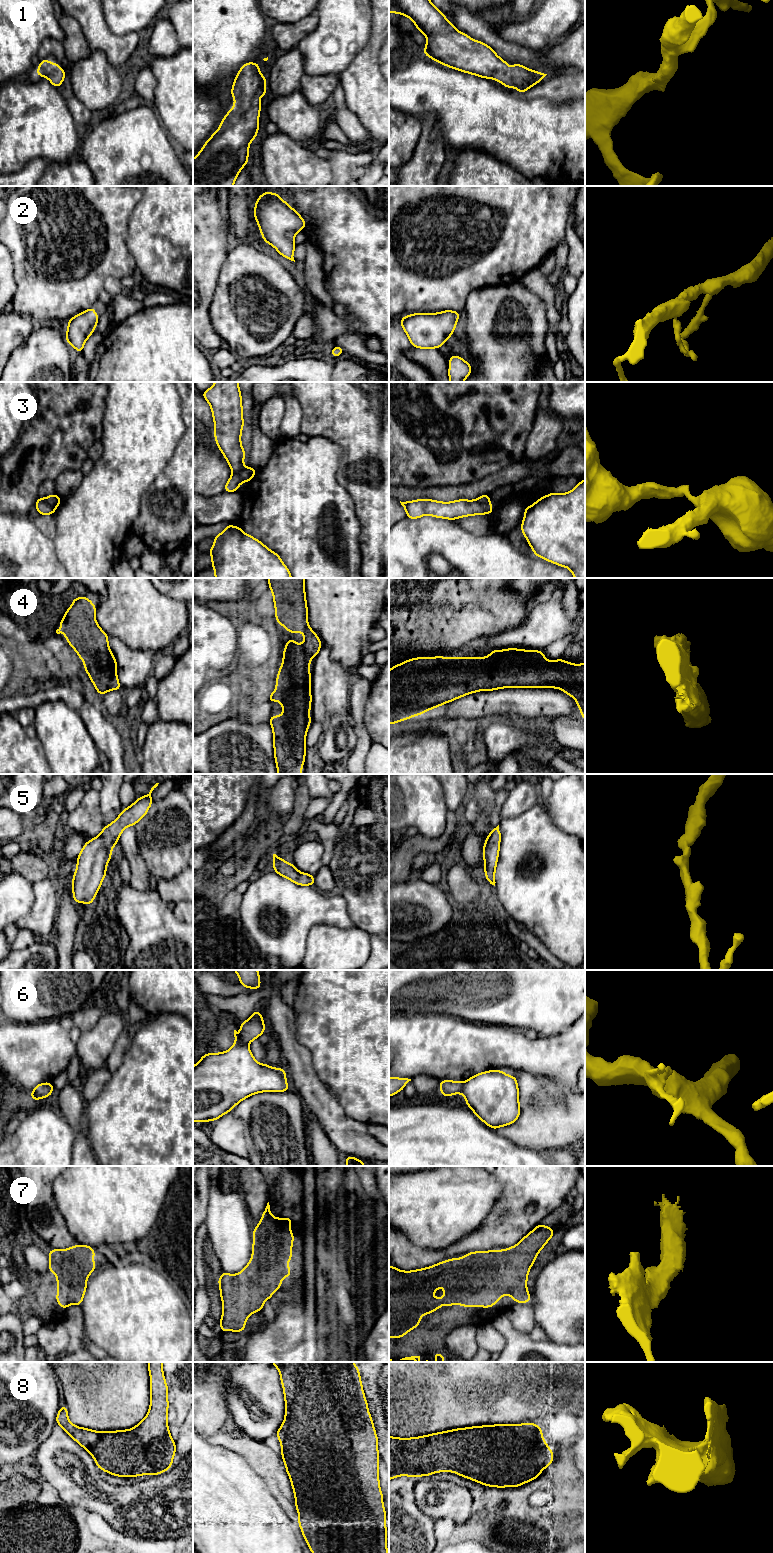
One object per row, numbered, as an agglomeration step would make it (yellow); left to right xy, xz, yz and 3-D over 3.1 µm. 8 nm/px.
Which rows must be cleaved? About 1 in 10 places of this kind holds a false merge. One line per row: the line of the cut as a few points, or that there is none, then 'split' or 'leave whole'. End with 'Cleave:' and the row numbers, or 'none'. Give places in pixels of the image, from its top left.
1: cut none; leave whole
2: cut none; leave whole
3: cut xy (38, 497), (55, 508); split
4: cut none; leave whole
5: cut none; leave whole
6: cut yz (463, 1082), (460, 1092); split
7: cut none; leave whole
8: cut none; leave whole
Cleave: 3, 6

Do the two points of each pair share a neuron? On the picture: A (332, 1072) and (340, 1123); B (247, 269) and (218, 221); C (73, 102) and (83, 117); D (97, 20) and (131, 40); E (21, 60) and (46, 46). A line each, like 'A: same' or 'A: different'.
A: different
B: different
C: same
D: same
E: different

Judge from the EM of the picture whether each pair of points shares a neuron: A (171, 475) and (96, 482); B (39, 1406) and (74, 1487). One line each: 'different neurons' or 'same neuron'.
A: different neurons
B: different neurons

